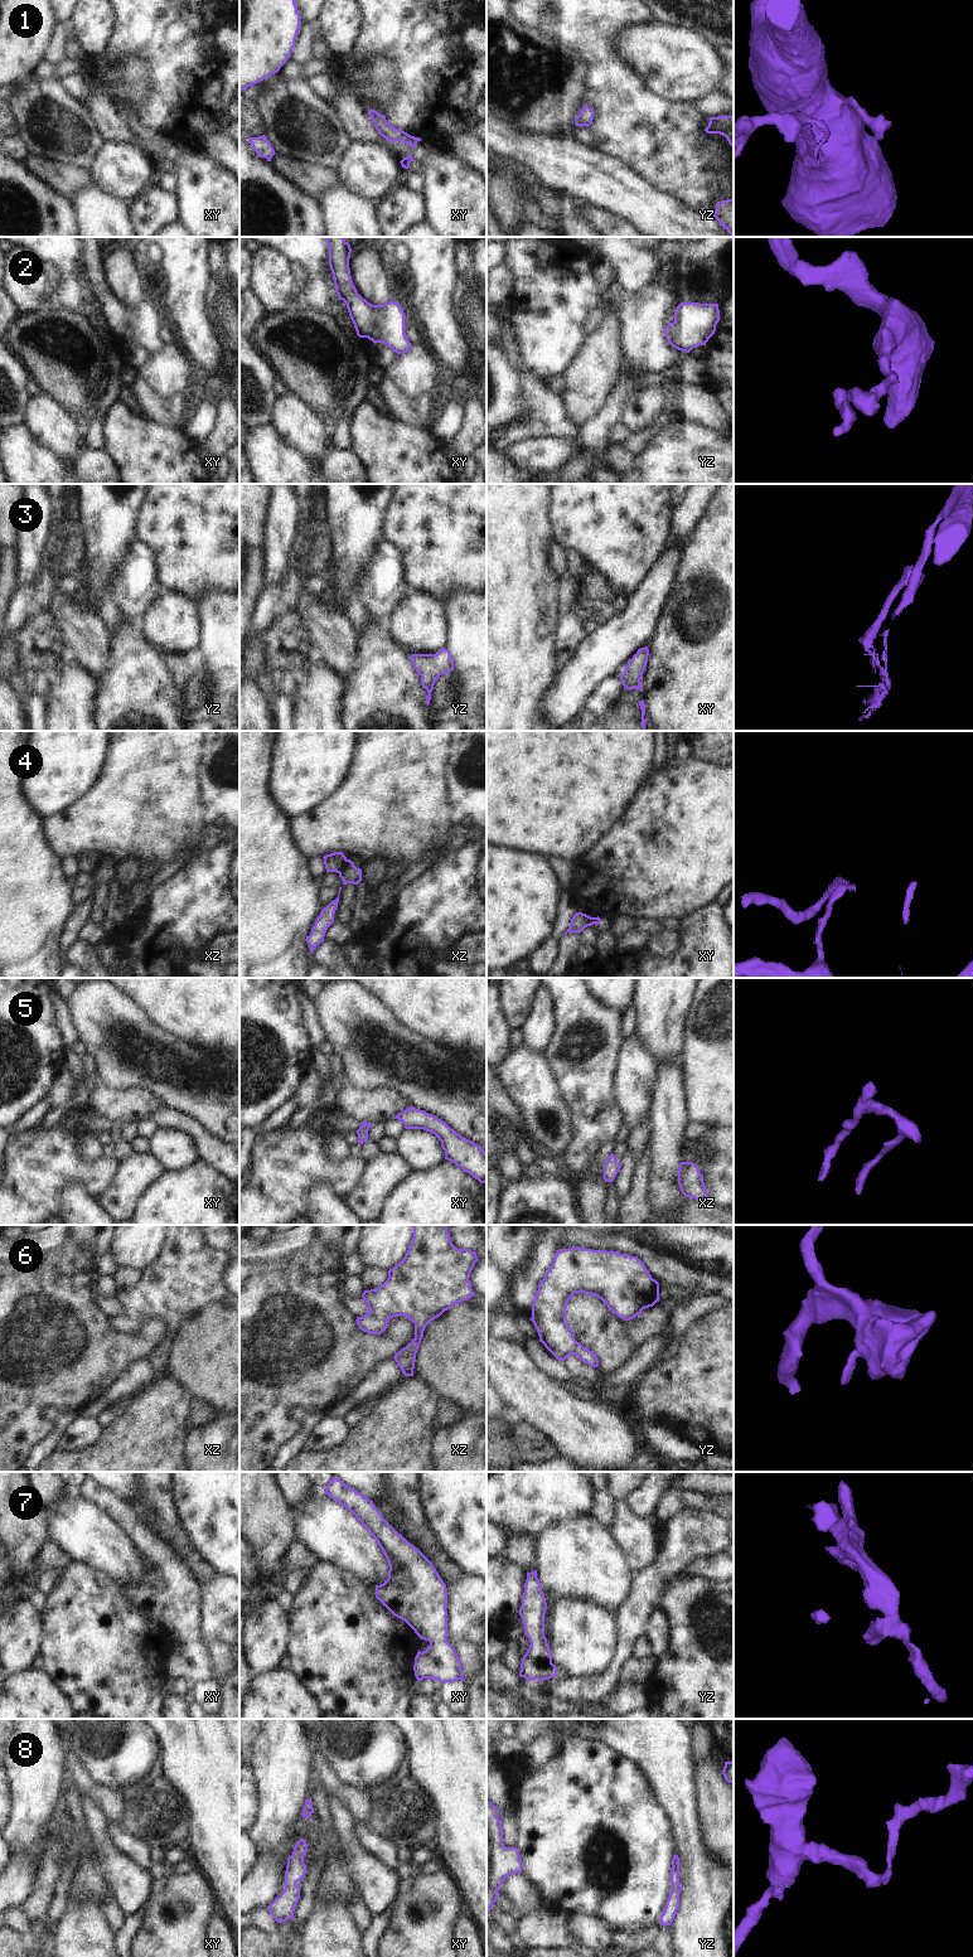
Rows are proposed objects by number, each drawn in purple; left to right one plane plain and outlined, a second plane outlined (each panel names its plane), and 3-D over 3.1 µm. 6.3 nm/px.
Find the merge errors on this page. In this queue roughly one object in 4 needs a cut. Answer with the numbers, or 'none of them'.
3, 4

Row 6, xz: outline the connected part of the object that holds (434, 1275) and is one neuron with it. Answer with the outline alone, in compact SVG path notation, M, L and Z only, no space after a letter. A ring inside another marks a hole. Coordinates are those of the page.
M413 1225L413 1237L403 1260L388 1270L388 1278L379 1288L363 1292L369 1313L357 1317L358 1327L363 1332L381 1334L389 1318L405 1316L412 1321L415 1338L393 1358L405 1376L413 1376L416 1353L426 1326L454 1304L475 1295L469 1278L478 1260L475 1251L452 1245L446 1225Z

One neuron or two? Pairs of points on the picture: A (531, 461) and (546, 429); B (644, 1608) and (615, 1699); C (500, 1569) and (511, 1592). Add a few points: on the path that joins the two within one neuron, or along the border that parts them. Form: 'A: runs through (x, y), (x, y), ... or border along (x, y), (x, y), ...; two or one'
A: border along (571, 439), (526, 437), (512, 445); two
B: border along (615, 1686), (603, 1699), (590, 1703); two
C: runs through (500, 1574), (500, 1582), (506, 1587); one

